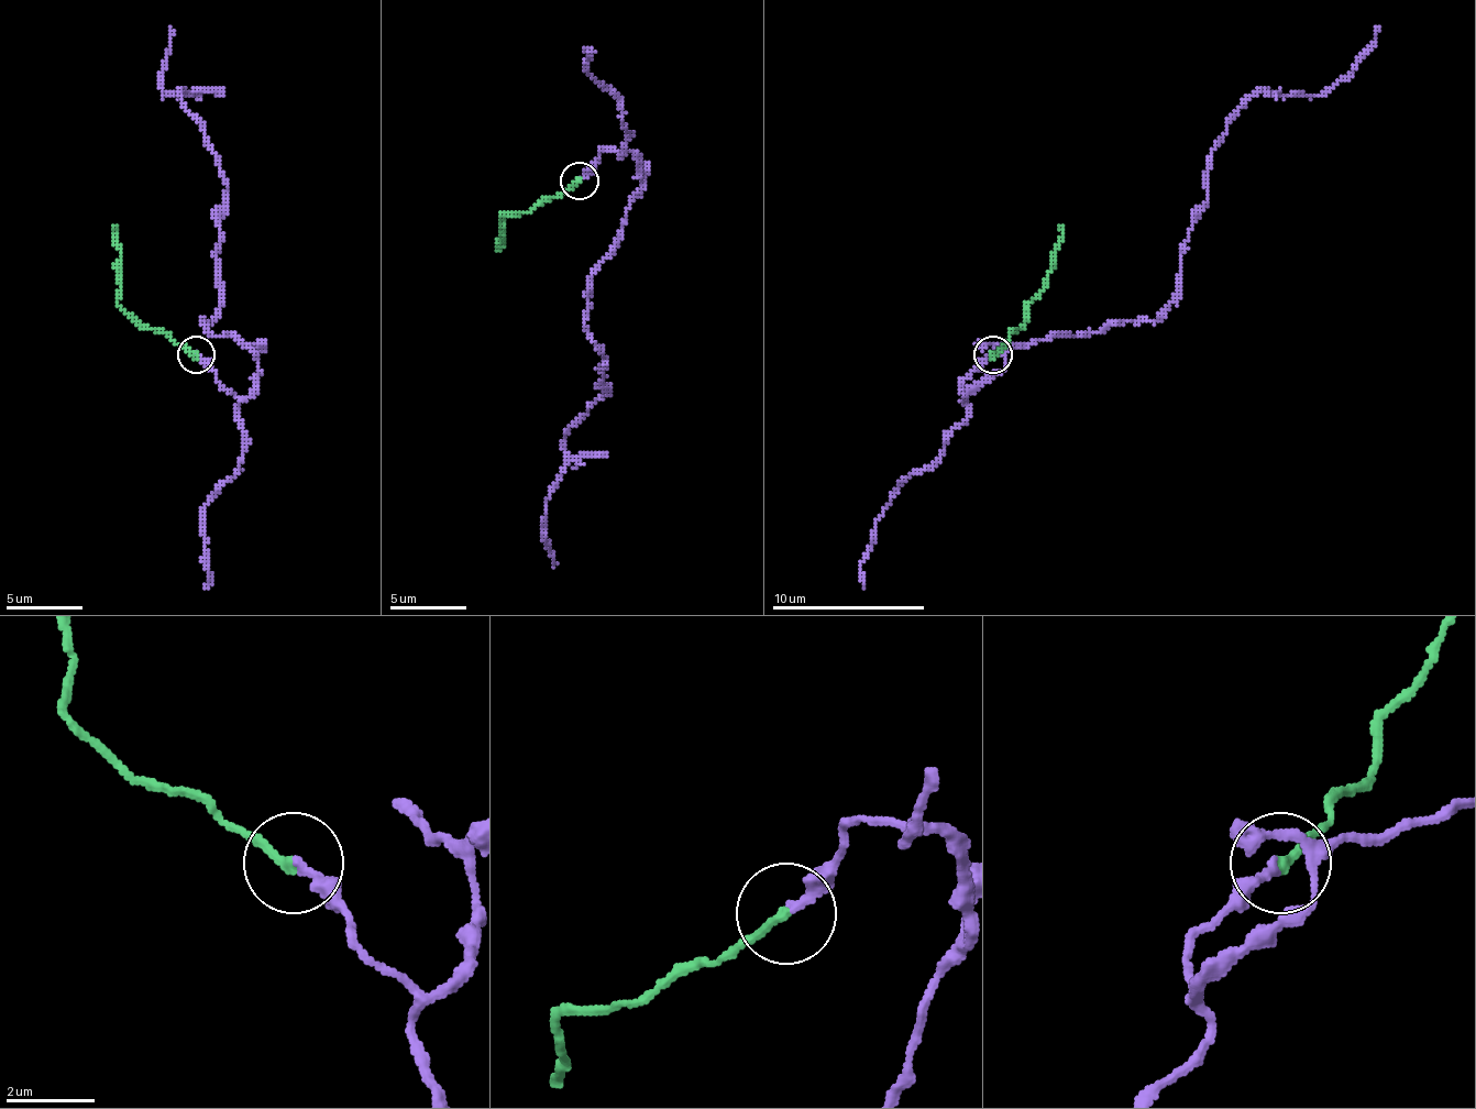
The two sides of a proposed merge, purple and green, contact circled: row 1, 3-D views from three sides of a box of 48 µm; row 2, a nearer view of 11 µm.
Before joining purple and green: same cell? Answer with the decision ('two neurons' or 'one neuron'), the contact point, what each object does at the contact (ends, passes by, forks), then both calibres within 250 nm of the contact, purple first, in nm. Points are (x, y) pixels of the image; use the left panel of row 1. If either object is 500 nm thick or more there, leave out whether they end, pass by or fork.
one neuron; place (196, 354); purple ends; green ends; calibres 240 and 220 nm

